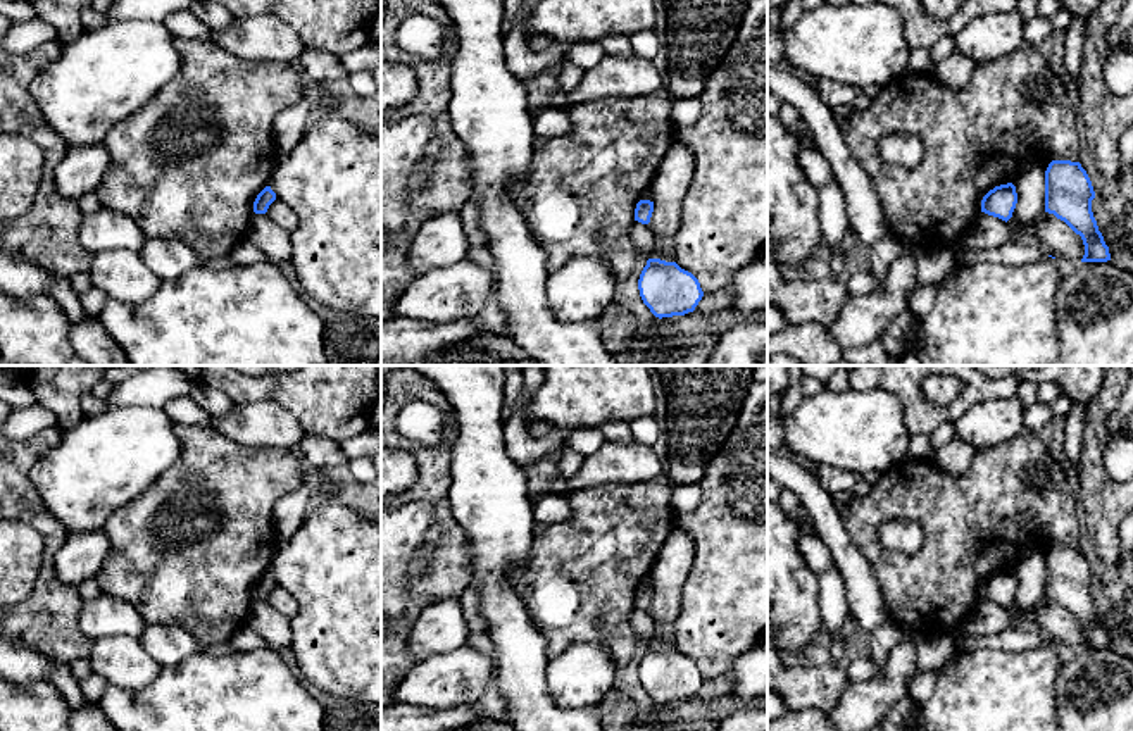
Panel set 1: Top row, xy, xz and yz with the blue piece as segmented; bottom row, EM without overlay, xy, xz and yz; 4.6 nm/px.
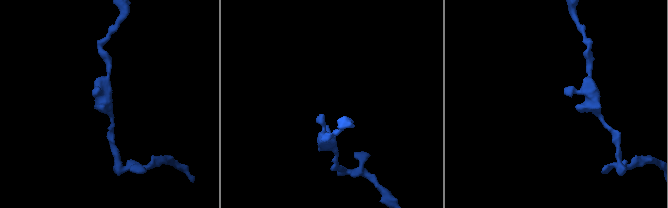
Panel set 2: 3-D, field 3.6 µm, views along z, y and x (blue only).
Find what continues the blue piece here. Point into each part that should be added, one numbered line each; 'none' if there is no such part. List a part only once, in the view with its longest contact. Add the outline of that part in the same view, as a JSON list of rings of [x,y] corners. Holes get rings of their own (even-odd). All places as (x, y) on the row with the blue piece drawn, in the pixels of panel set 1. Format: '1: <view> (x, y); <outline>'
none

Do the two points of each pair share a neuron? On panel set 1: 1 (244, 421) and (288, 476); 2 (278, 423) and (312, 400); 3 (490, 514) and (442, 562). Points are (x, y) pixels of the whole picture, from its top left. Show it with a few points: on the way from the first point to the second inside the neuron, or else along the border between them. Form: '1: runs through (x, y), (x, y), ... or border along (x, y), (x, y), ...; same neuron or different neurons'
1: border along (225, 437), (250, 447), (280, 447), (297, 454); different neurons
2: border along (254, 400), (271, 399), (278, 402), (307, 433); different neurons
3: border along (449, 500), (449, 511), (466, 537), (473, 576); different neurons

